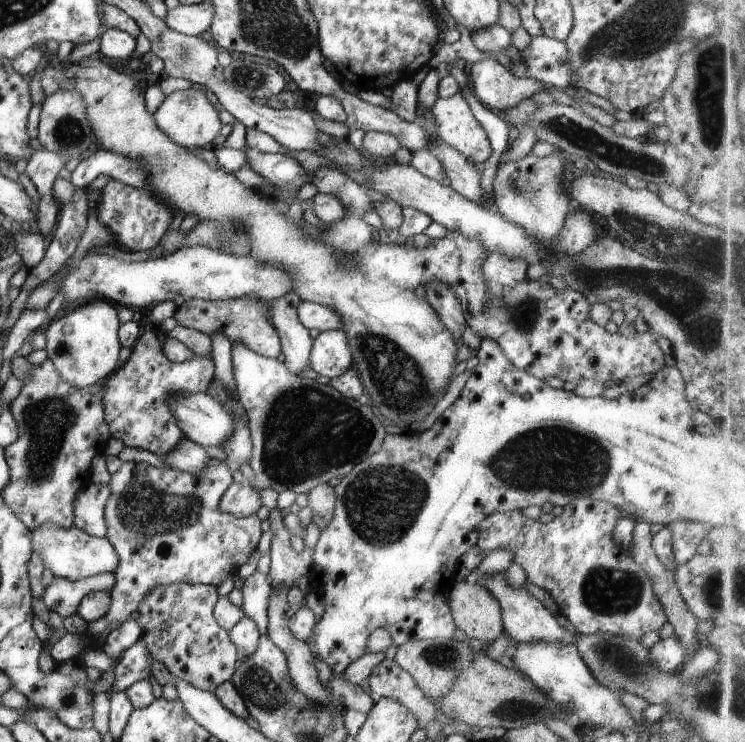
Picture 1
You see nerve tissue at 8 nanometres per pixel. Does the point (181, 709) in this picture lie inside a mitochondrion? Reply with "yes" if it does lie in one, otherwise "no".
no

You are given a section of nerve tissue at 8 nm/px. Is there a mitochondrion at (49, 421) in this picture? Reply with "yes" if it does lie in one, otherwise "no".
yes

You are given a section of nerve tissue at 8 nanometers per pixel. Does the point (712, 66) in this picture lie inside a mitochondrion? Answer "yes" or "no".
yes

